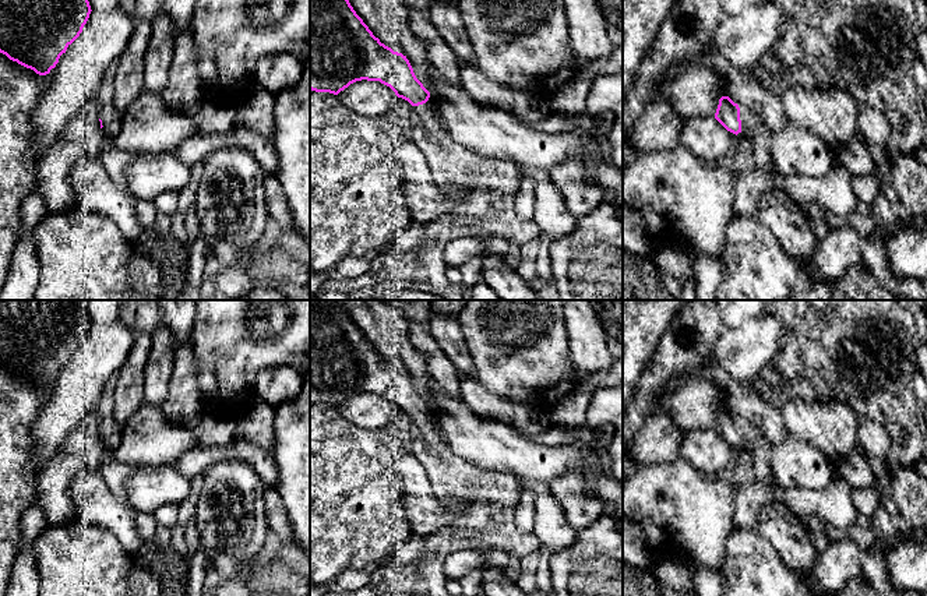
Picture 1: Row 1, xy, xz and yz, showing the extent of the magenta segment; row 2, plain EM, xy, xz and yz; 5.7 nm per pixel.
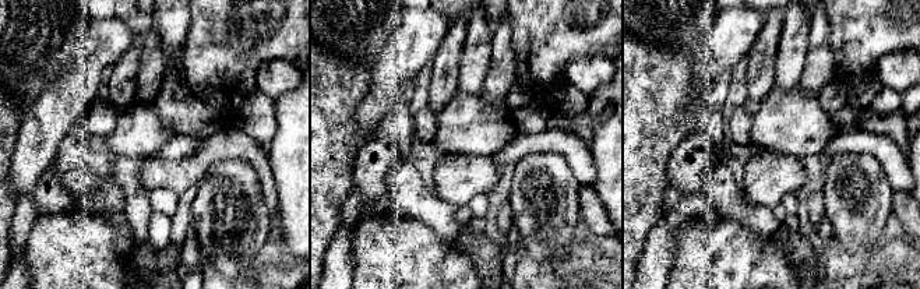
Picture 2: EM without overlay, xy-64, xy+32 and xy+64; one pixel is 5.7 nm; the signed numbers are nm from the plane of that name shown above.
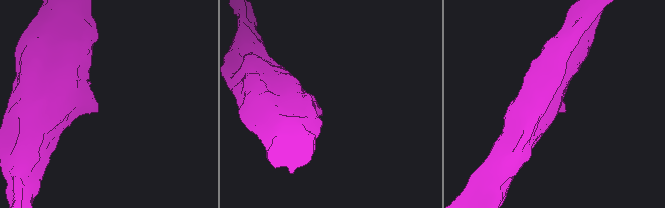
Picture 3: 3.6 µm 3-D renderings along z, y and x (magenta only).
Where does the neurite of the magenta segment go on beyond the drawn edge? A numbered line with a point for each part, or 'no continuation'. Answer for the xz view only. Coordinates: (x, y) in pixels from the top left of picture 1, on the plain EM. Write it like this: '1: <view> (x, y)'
1: xz (432, 436)

